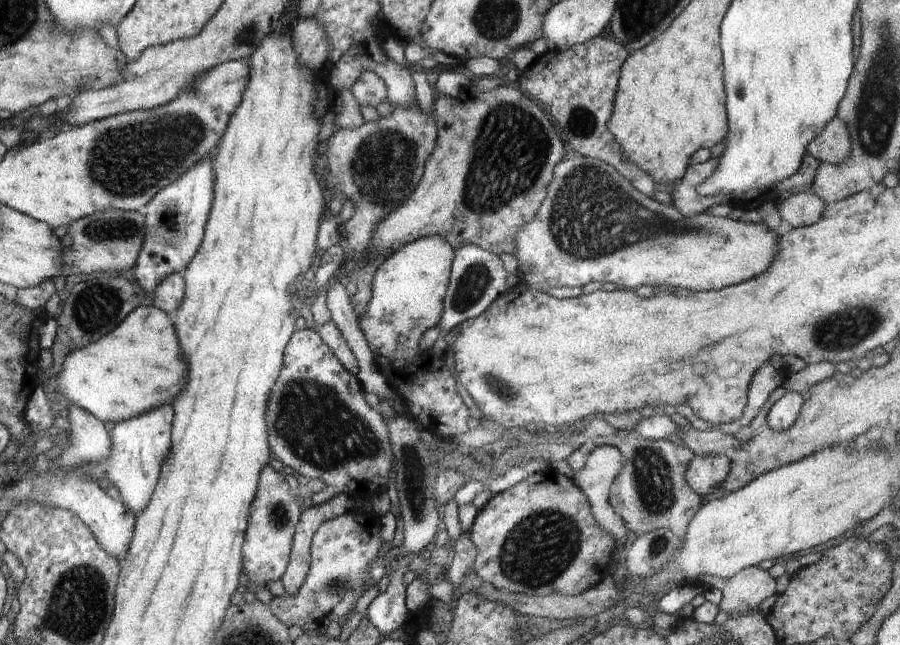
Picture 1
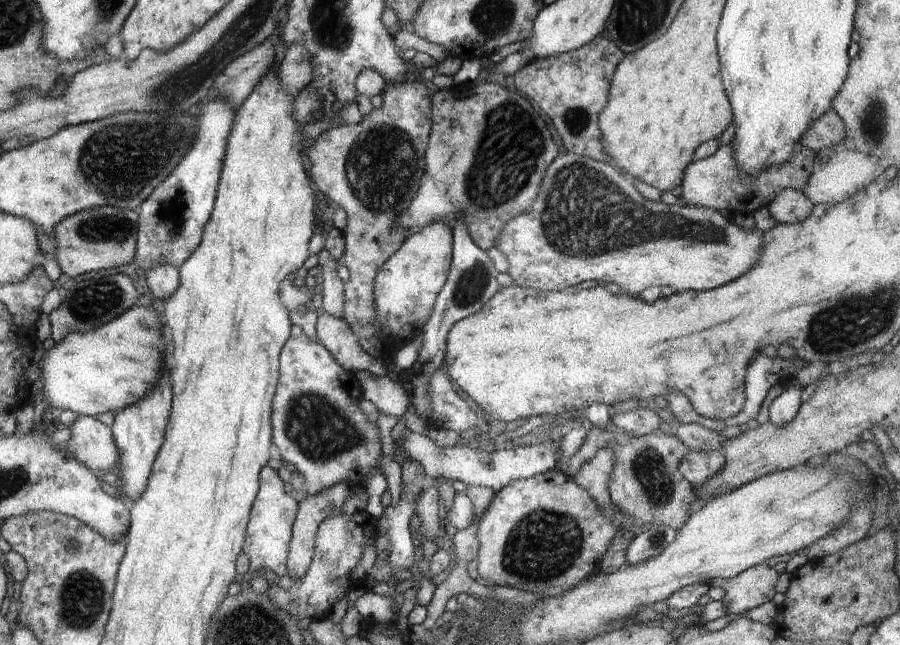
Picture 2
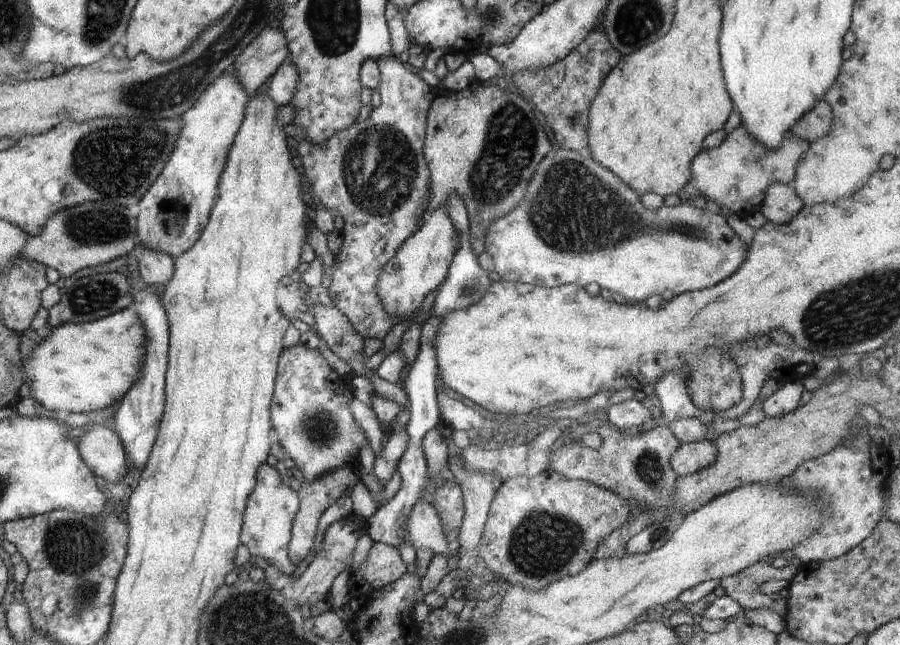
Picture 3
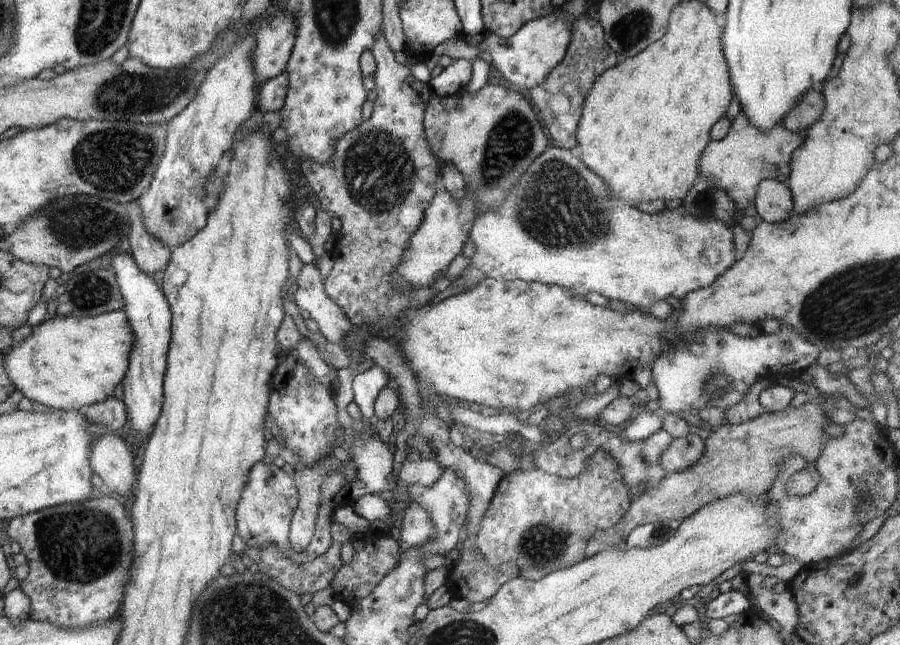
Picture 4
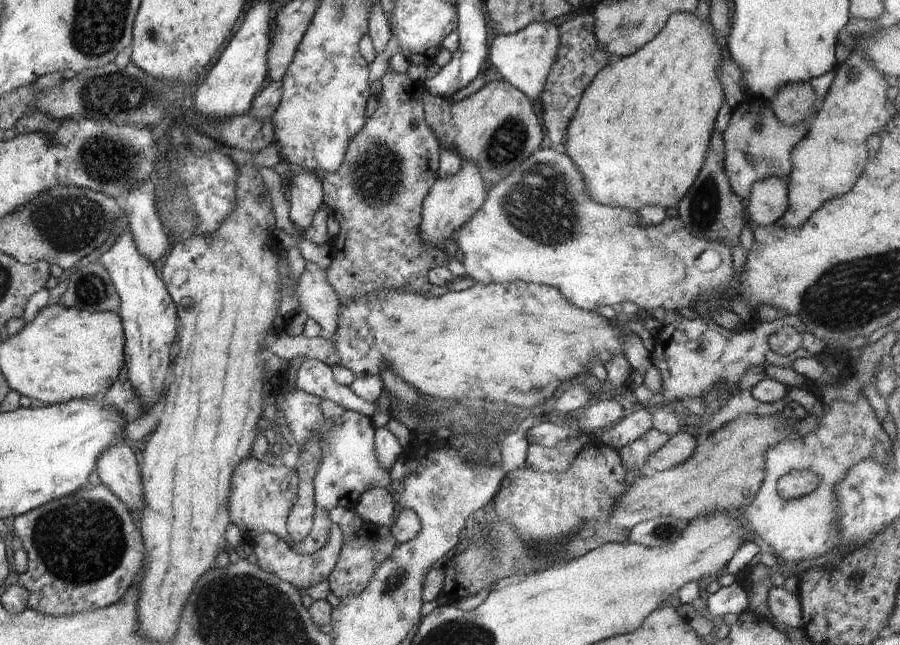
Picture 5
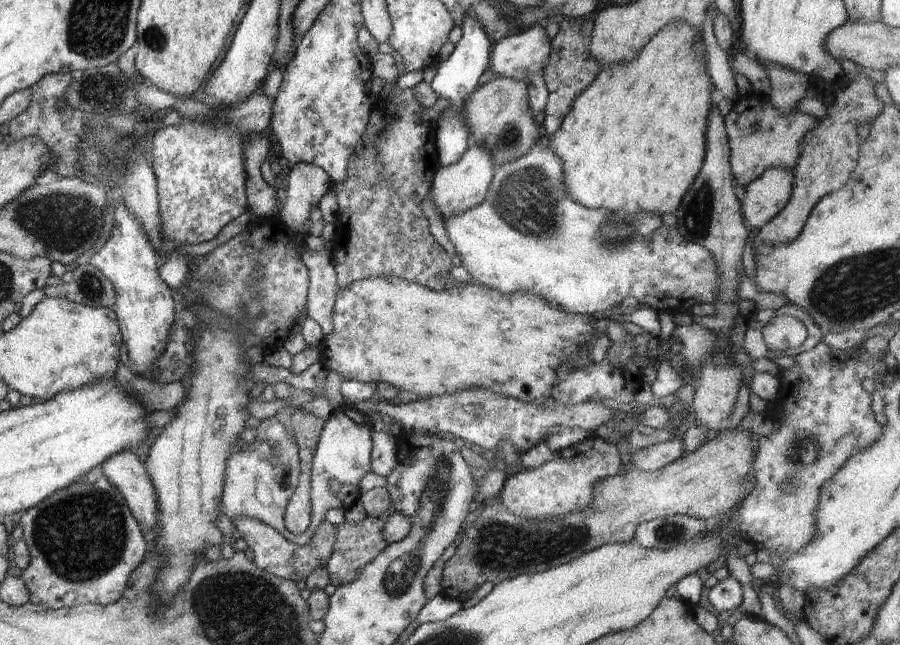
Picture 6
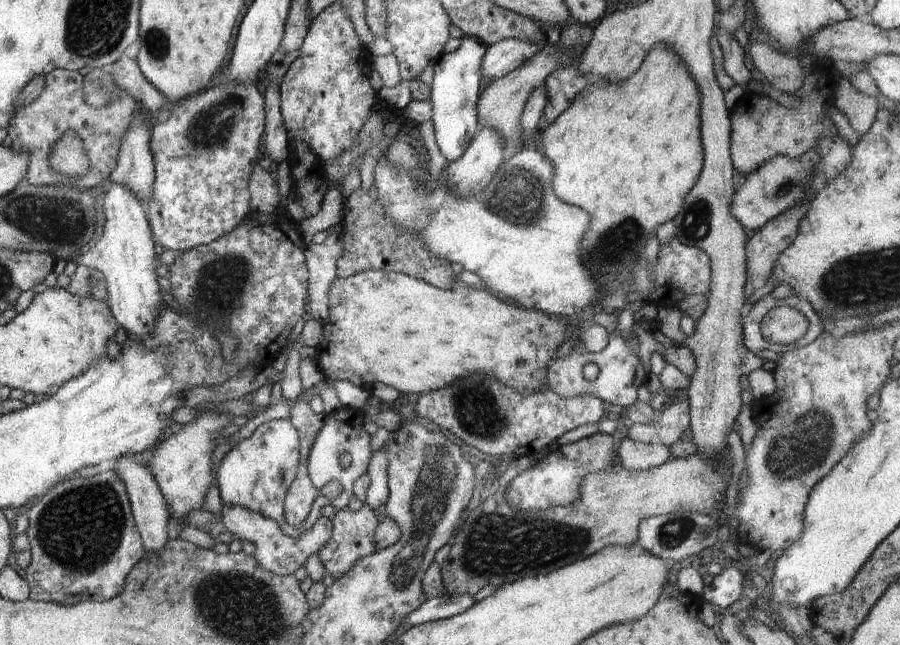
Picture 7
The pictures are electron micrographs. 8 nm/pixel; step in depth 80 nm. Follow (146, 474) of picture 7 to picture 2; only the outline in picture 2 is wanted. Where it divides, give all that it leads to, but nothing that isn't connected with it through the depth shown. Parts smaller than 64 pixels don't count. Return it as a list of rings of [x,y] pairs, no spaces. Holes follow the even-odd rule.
[[[77,415],[69,429],[71,438],[65,446],[67,452],[90,470],[93,470],[100,476],[110,478],[119,459],[119,452],[116,448],[116,443],[114,443],[111,428],[92,416]]]

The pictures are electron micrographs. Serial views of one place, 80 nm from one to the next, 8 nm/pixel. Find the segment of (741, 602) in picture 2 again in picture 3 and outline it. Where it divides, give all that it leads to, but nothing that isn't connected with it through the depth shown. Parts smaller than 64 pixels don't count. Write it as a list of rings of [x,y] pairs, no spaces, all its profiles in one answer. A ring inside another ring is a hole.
[[[788,556],[788,564],[777,569],[765,561],[745,568],[742,572],[731,577],[720,579],[720,586],[732,600],[737,601],[743,612],[752,609],[771,608],[780,617],[784,618],[787,610],[787,600],[778,599],[776,596],[759,591],[759,584],[768,580],[787,580],[797,573],[798,566],[792,562],[792,557]]]

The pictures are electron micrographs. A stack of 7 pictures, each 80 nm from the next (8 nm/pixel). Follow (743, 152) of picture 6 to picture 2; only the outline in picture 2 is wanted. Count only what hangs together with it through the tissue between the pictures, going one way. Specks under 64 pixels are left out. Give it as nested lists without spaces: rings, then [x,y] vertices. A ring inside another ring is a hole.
[[[733,142],[720,147],[713,155],[703,159],[692,161],[685,168],[680,186],[679,201],[684,206],[700,207],[714,210],[728,210],[730,214],[750,214],[761,209],[774,200],[774,197],[784,189],[801,191],[811,175],[811,170],[816,158],[815,152],[806,148],[800,142],[793,148],[791,159],[783,165],[775,165],[764,169],[756,177],[742,175],[733,159]]]

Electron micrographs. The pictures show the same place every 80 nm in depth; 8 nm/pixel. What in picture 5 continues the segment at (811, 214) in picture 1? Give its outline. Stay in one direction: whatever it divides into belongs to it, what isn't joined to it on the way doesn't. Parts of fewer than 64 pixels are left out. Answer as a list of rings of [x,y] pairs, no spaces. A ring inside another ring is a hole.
[[[770,177],[754,182],[746,200],[747,220],[760,225],[778,223],[786,214],[789,194],[786,180]]]

